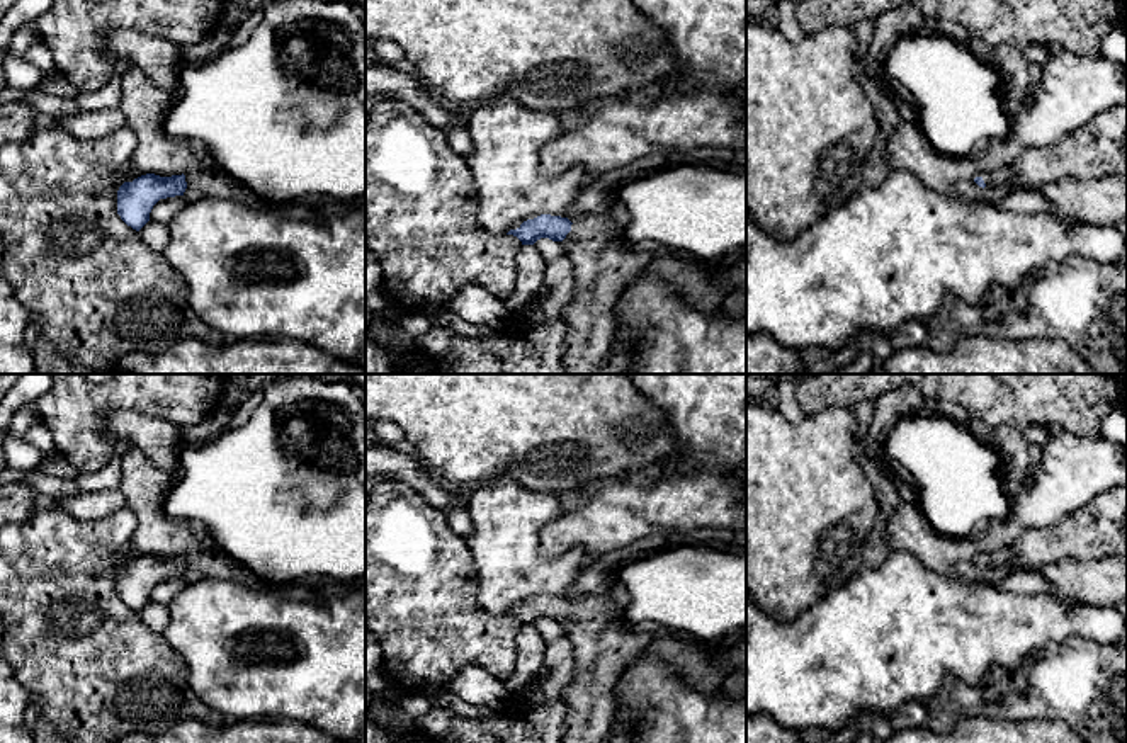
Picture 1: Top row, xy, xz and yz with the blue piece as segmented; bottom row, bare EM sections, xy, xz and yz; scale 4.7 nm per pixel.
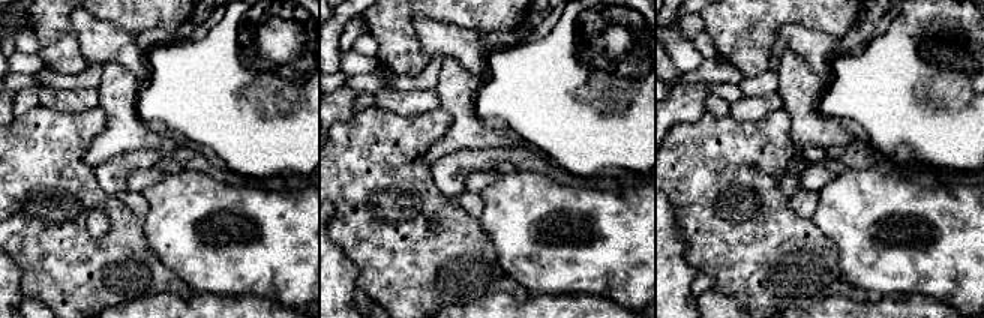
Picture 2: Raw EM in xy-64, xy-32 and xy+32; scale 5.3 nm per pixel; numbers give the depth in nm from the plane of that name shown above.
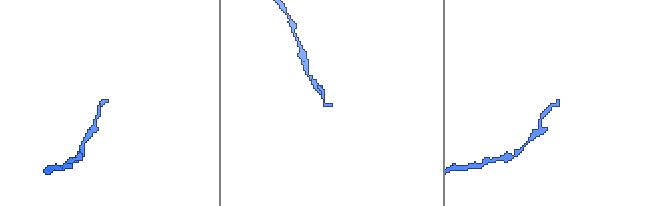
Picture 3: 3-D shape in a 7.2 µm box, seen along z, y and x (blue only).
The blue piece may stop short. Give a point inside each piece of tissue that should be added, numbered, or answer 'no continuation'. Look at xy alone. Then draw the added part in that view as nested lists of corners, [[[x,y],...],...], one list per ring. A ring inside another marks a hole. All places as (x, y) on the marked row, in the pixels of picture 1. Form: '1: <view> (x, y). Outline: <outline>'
1: xy (213, 181). Outline: [[[211,162],[201,170],[185,173],[185,182],[187,187],[195,189],[202,197],[233,199],[257,209],[279,209],[286,206],[263,199],[252,187]]]

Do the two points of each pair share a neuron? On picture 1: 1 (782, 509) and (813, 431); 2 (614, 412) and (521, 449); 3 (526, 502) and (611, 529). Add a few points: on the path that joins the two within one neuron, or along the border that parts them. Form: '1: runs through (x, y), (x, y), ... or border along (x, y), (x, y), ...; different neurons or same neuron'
1: runs through (794, 490), (813, 459), (813, 449); same neuron
2: runs through (590, 412), (558, 412), (544, 425); same neuron
3: border along (563, 510), (544, 529), (539, 546); different neurons

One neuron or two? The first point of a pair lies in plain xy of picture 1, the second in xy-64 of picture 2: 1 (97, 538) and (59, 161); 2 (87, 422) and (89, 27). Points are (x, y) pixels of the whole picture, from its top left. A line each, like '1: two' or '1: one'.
1: one
2: two

